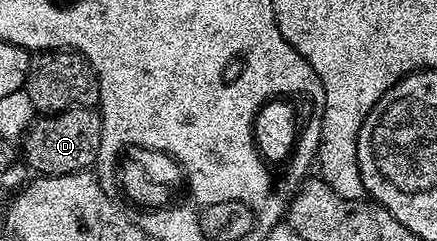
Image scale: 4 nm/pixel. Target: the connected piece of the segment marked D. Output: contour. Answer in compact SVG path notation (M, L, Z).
M90 107L68 109L62 113L46 116L32 126L28 141L29 149L33 152L33 165L38 169L38 174L64 177L66 173L80 173L88 170L96 162L101 142L100 112Z

